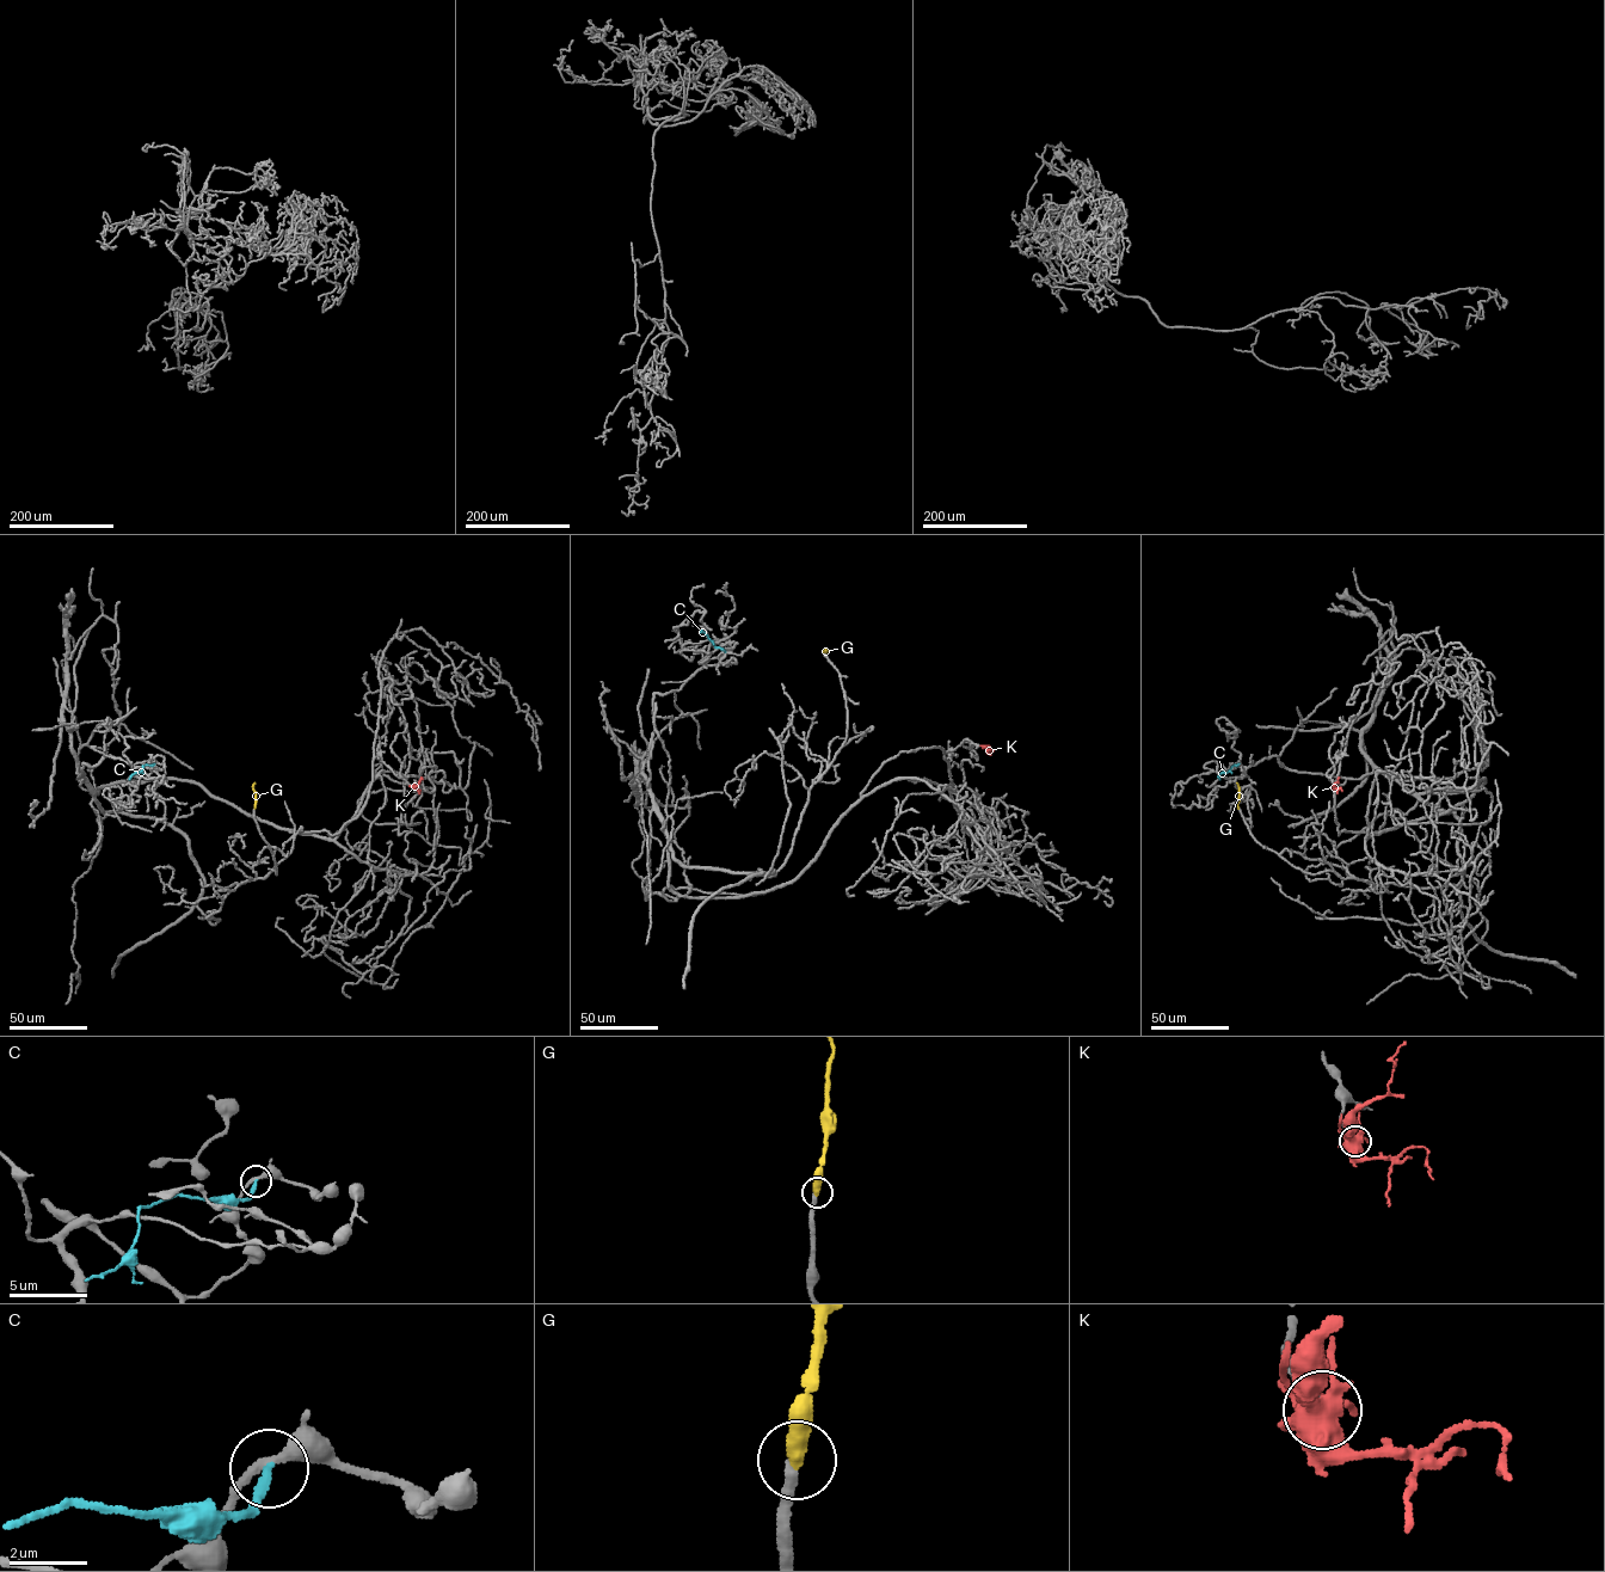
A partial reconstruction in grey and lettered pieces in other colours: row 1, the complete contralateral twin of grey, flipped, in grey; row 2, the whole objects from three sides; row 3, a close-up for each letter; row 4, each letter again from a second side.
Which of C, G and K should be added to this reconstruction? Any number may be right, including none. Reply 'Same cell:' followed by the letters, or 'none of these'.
Same cell: G

